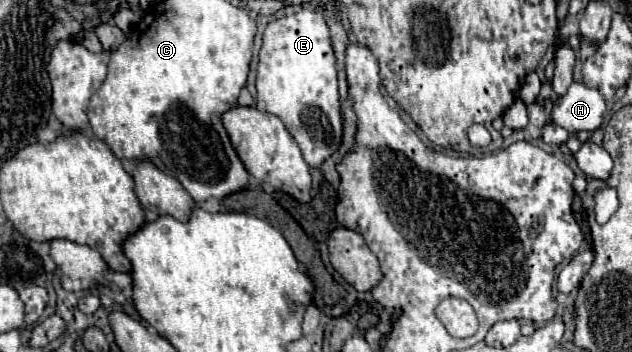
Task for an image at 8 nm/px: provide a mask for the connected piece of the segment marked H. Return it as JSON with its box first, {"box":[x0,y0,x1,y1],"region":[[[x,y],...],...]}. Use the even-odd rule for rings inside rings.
{"box":[551,83,605,133],"region":[[[571,83],[567,93],[551,107],[553,123],[569,133],[595,131],[603,121],[603,113],[605,99],[599,95],[599,91],[591,91],[583,83]]]}

